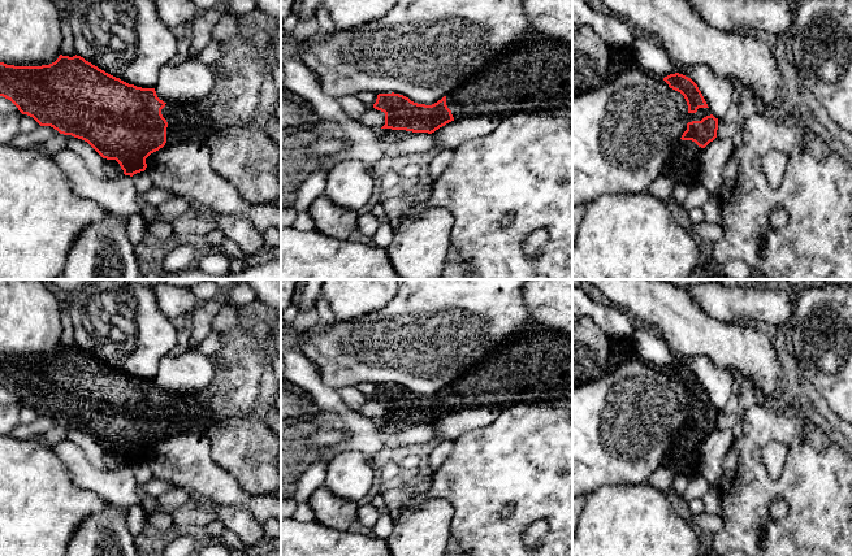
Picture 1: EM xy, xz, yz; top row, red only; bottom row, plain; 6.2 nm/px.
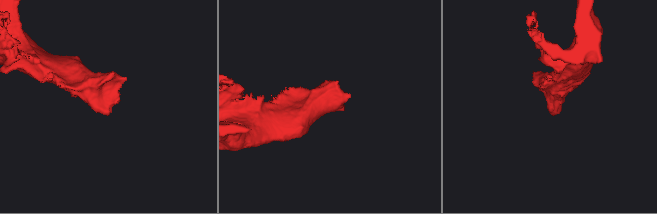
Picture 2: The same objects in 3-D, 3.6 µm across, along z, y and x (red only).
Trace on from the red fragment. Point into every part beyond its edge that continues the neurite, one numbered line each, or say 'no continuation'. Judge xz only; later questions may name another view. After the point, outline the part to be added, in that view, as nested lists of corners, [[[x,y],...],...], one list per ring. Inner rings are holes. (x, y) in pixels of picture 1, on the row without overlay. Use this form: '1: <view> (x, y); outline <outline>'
1: xz (533, 366); outline [[[536,323],[446,386],[454,411],[572,400],[572,338]]]

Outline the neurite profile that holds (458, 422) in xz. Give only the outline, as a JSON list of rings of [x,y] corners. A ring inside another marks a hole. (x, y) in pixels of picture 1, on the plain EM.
[[[479,407],[454,411],[432,423],[434,436],[440,440],[455,440],[458,436],[476,429],[489,426],[499,414],[498,408]]]

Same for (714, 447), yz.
[[[715,429],[701,444],[699,475],[712,486],[718,486],[723,475],[723,460],[734,442],[732,429]]]

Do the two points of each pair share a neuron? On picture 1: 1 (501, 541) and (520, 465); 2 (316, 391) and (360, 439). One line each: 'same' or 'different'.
1: same
2: same

